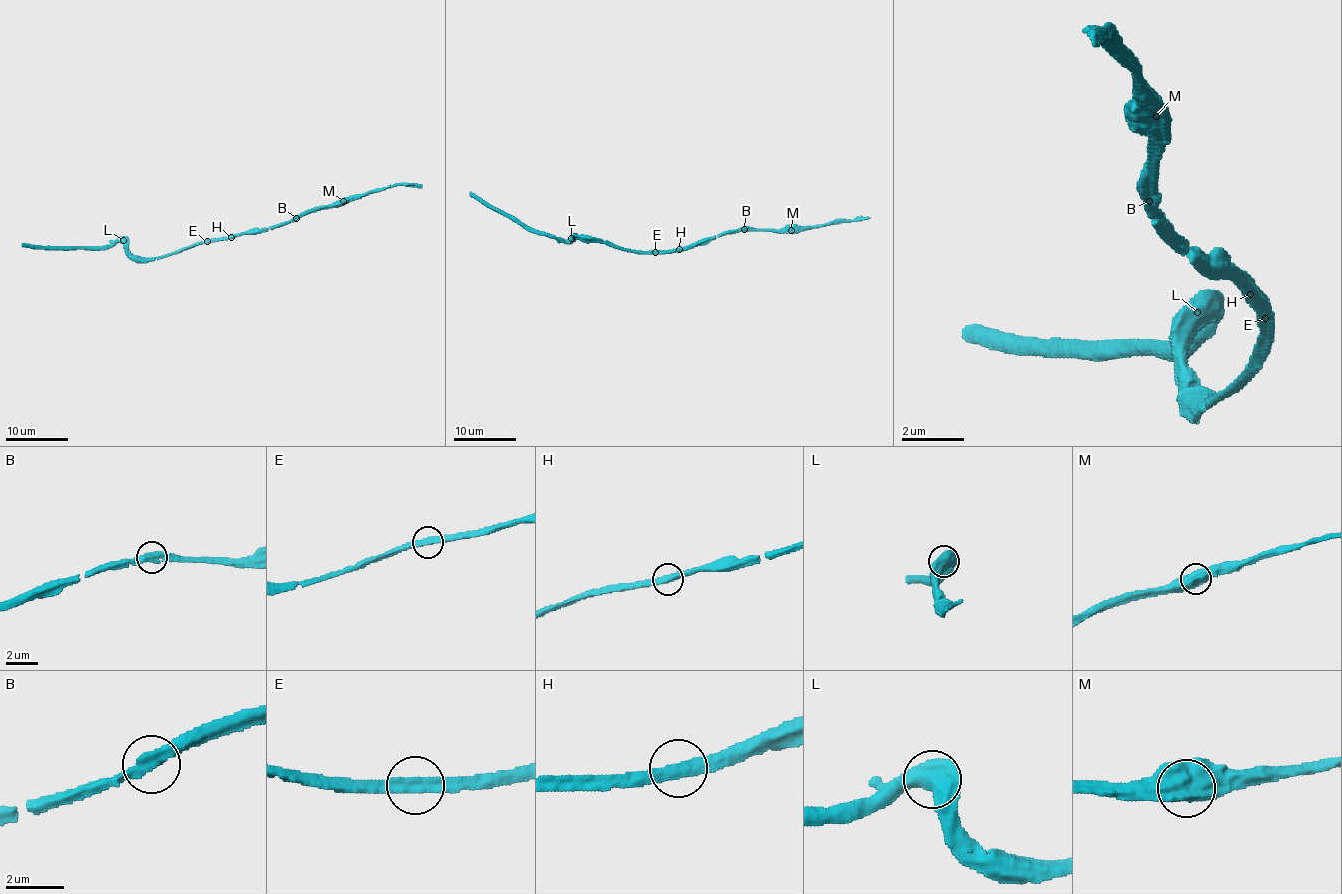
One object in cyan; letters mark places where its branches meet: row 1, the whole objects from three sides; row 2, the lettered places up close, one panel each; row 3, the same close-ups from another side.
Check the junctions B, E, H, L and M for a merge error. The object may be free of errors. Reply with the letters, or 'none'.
none

